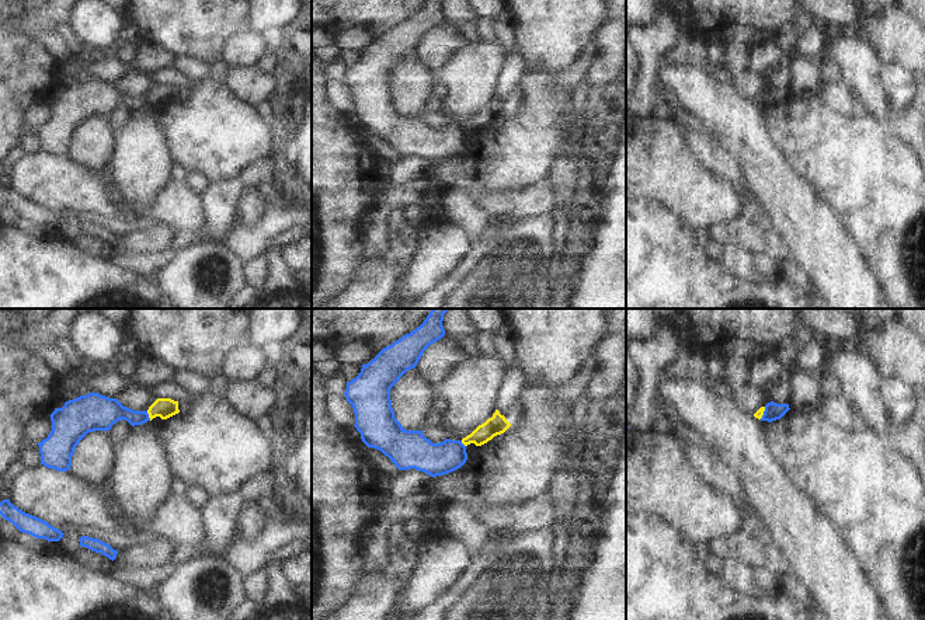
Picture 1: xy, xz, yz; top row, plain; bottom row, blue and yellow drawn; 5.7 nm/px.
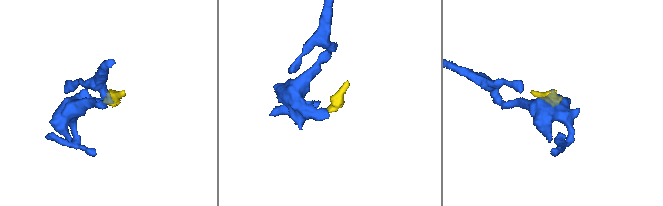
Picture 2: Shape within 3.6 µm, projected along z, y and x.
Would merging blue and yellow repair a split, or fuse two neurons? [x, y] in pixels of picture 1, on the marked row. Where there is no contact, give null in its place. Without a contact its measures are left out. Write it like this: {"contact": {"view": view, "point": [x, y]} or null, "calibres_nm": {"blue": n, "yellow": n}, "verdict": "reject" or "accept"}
{"contact": {"view": "xy", "point": [148, 415]}, "calibres_nm": {"blue": 170, "yellow": 120}, "verdict": "reject"}

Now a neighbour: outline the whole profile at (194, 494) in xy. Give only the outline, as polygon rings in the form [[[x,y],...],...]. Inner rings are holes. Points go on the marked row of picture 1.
[[[187,485],[184,497],[198,509],[204,509],[206,505],[209,495],[199,485]]]

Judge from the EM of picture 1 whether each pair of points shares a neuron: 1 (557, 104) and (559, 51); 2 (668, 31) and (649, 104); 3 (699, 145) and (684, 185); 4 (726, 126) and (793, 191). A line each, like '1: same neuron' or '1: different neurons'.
1: same neuron
2: same neuron
3: different neurons
4: same neuron

